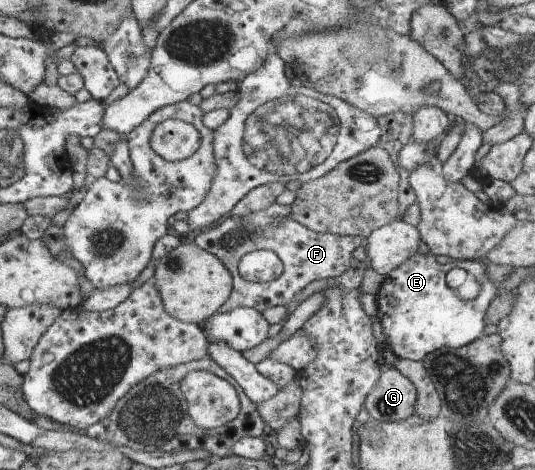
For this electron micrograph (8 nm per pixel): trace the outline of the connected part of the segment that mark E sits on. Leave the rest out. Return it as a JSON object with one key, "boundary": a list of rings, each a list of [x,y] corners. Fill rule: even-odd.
{"boundary":[[[416,252],[385,276],[379,291],[376,293],[378,320],[383,327],[386,343],[390,346],[392,352],[398,358],[422,362],[429,353],[442,348],[456,349],[478,339],[486,326],[484,319],[488,306],[496,297],[498,288],[498,284],[490,282],[490,278],[485,272],[486,268],[485,260],[452,260],[452,263],[440,264],[436,261],[436,256],[432,252],[426,254]],[[456,267],[464,269],[466,273],[476,277],[476,281],[480,283],[480,293],[474,299],[461,299],[457,290],[448,287],[446,275],[448,275],[448,271],[452,271]]]}

